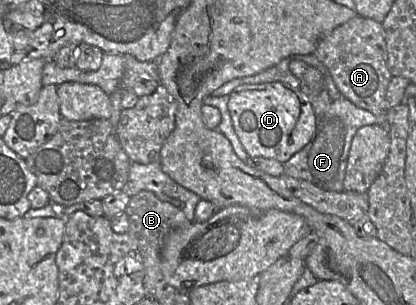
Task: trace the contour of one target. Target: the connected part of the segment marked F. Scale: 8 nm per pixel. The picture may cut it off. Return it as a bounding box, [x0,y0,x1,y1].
[283,96,379,191]

